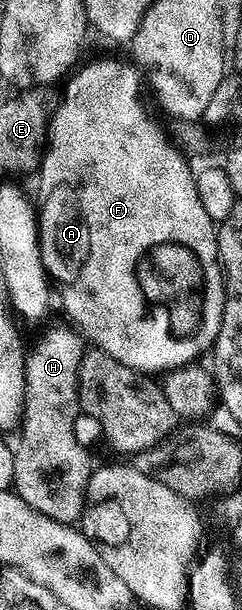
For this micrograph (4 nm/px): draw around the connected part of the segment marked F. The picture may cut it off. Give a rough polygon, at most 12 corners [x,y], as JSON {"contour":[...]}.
{"contour":[[131,62],[67,80],[38,171],[92,219],[67,318],[136,371],[224,316],[217,224]]}

